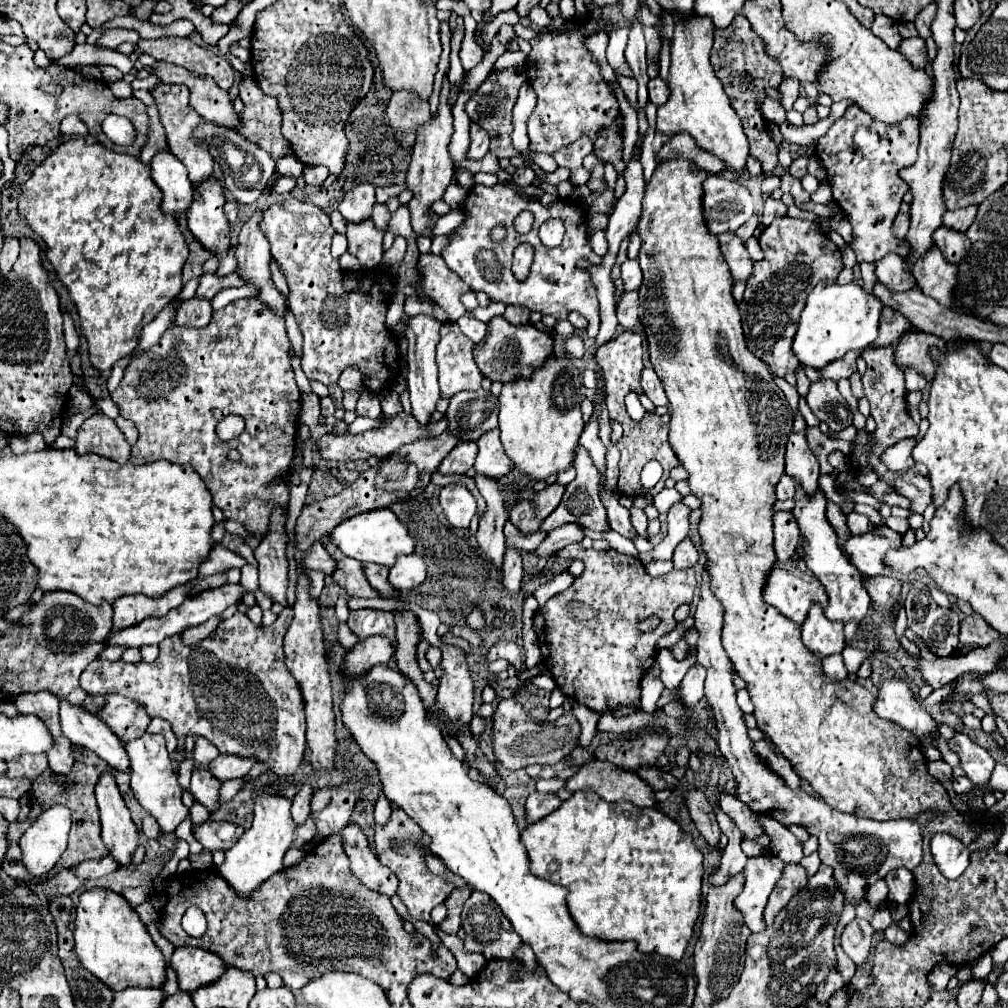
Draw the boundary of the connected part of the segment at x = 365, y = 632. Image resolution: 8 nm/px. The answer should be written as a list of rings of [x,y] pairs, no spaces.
[[[356,610],[350,614],[348,618],[348,626],[350,630],[360,638],[368,638],[370,634],[384,634],[390,636],[390,640],[394,640],[394,618],[390,612],[382,612],[382,610]]]

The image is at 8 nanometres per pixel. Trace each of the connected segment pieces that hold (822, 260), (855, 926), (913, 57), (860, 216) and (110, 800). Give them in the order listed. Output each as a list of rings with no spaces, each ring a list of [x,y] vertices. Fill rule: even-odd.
[[[788,216],[776,218],[760,234],[764,260],[754,262],[754,272],[746,280],[744,298],[740,304],[742,330],[750,352],[754,352],[778,376],[798,370],[800,362],[792,352],[792,340],[798,326],[798,316],[804,308],[806,296],[818,282],[834,284],[842,264],[840,248],[828,238],[818,222],[794,220]]]
[[[854,918],[842,932],[842,948],[856,964],[862,964],[870,954],[872,936],[874,936],[874,928],[870,926],[870,922],[862,918]]]
[[[908,38],[902,40],[898,46],[898,52],[904,54],[914,68],[924,68],[926,66],[926,48],[922,38]]]
[[[854,104],[846,110],[846,114],[842,118],[834,120],[834,124],[828,128],[828,132],[822,138],[818,138],[818,142],[816,142],[816,156],[822,160],[822,164],[828,172],[834,202],[840,206],[840,210],[852,224],[854,242],[850,246],[852,246],[858,262],[876,262],[886,252],[896,252],[902,258],[910,256],[908,240],[906,238],[900,240],[898,236],[894,236],[892,222],[900,210],[902,196],[910,190],[898,172],[902,168],[914,164],[914,160],[916,160],[918,128],[920,128],[920,122],[914,118],[906,118],[892,126],[882,124],[882,122],[874,120],[872,116],[866,116],[866,112],[862,112],[862,108],[858,108]],[[858,126],[874,126],[878,130],[880,146],[874,152],[860,154],[852,148],[854,130]]]
[[[104,772],[96,784],[96,802],[100,808],[102,840],[120,866],[130,864],[130,856],[138,846],[138,828],[130,818],[130,812],[120,796],[114,776]]]

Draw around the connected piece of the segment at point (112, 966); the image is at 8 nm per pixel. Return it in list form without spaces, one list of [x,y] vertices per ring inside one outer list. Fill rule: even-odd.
[[[110,890],[84,892],[80,896],[74,920],[76,952],[86,970],[102,980],[114,992],[128,986],[160,988],[166,982],[166,962],[146,926],[140,922],[132,906]]]

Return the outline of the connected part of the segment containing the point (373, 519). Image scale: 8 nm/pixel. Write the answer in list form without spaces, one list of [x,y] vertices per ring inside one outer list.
[[[390,508],[364,512],[358,516],[352,516],[350,520],[344,520],[338,524],[332,532],[332,542],[350,558],[356,558],[360,562],[374,562],[382,566],[392,566],[400,554],[412,554],[414,552],[414,538],[410,536],[408,528],[398,520],[398,516]]]

